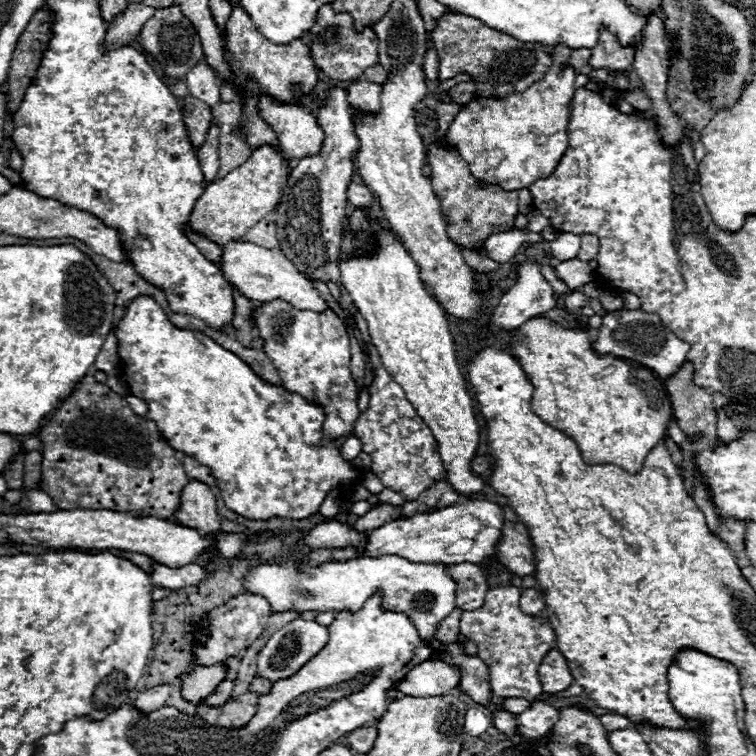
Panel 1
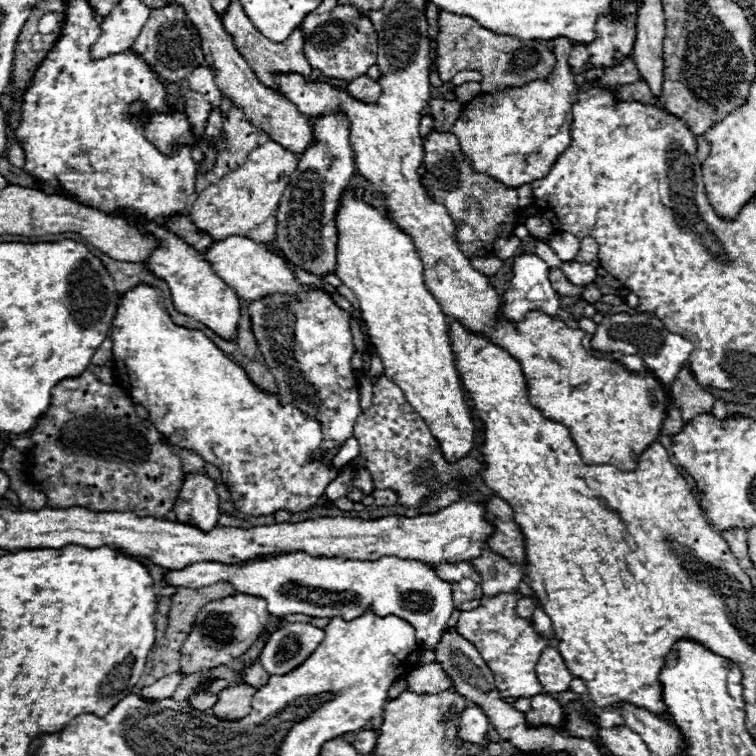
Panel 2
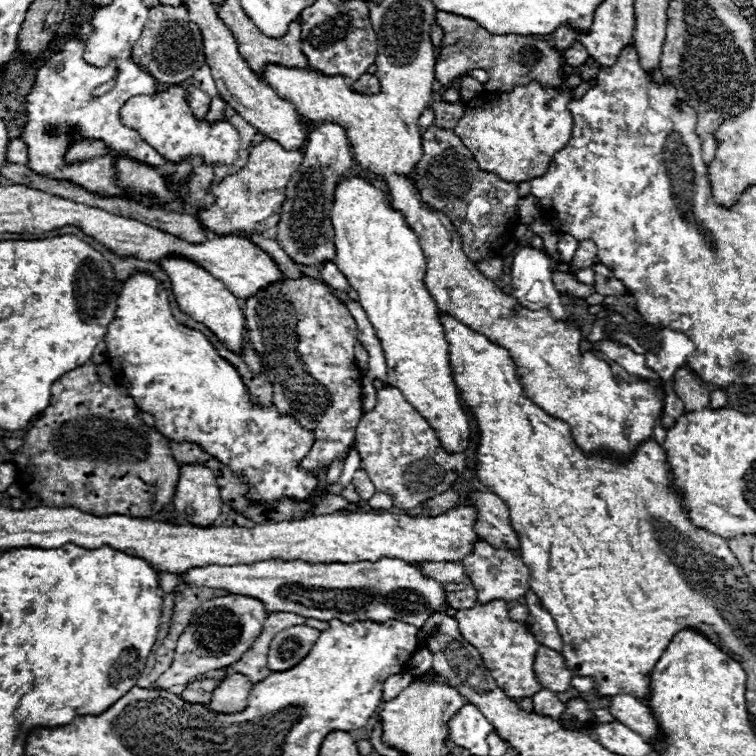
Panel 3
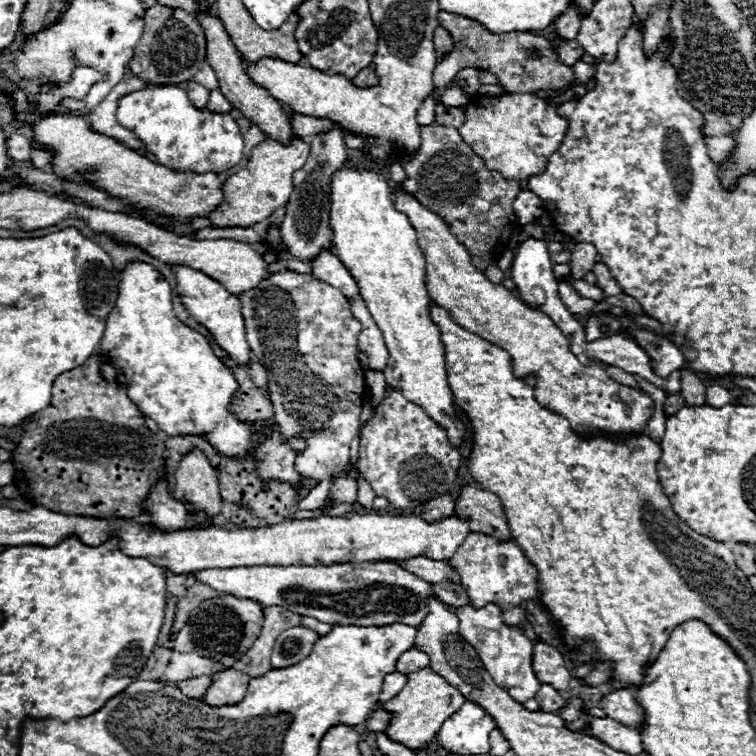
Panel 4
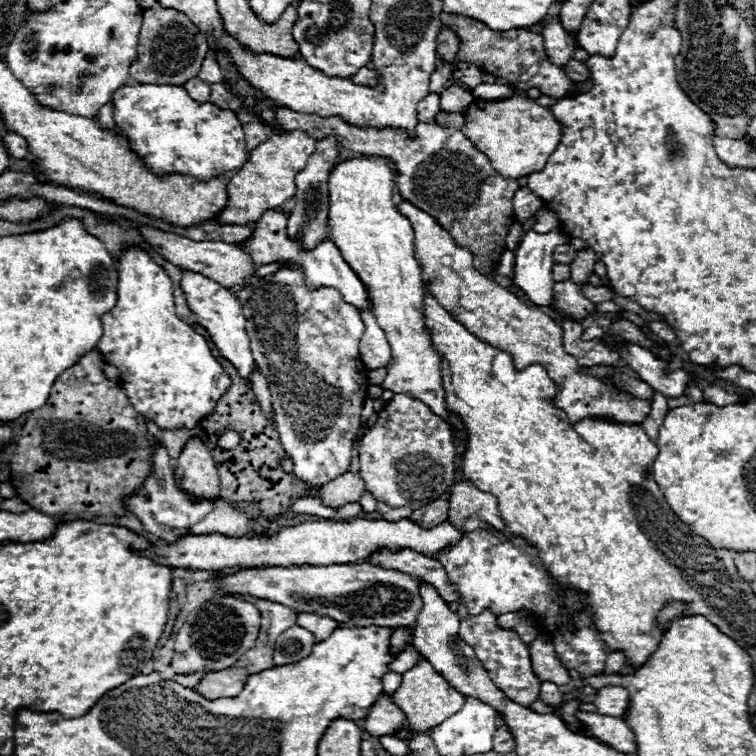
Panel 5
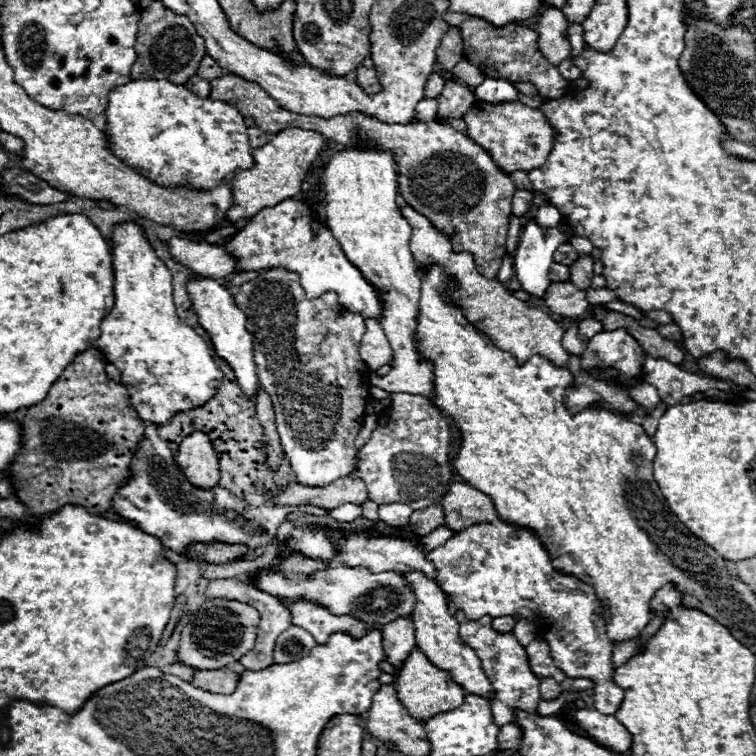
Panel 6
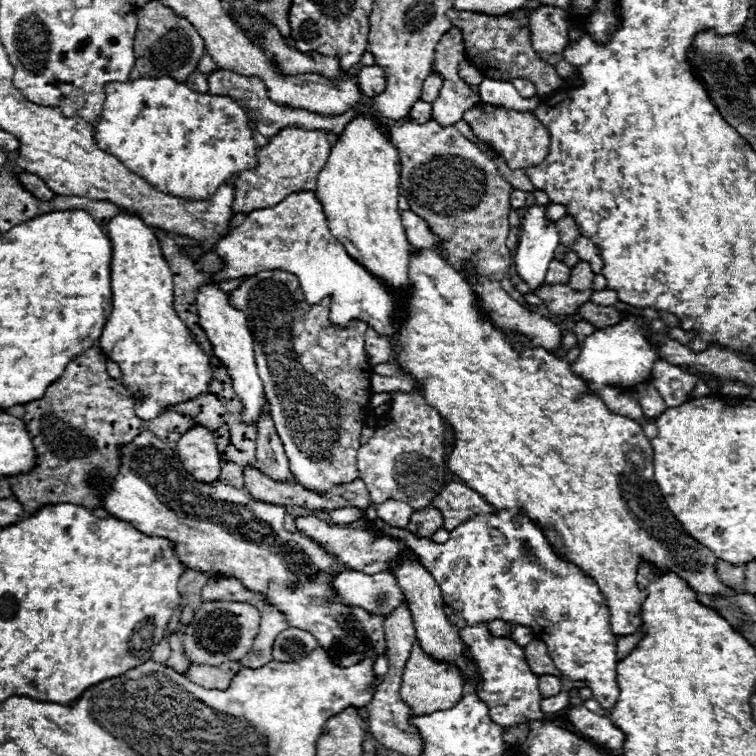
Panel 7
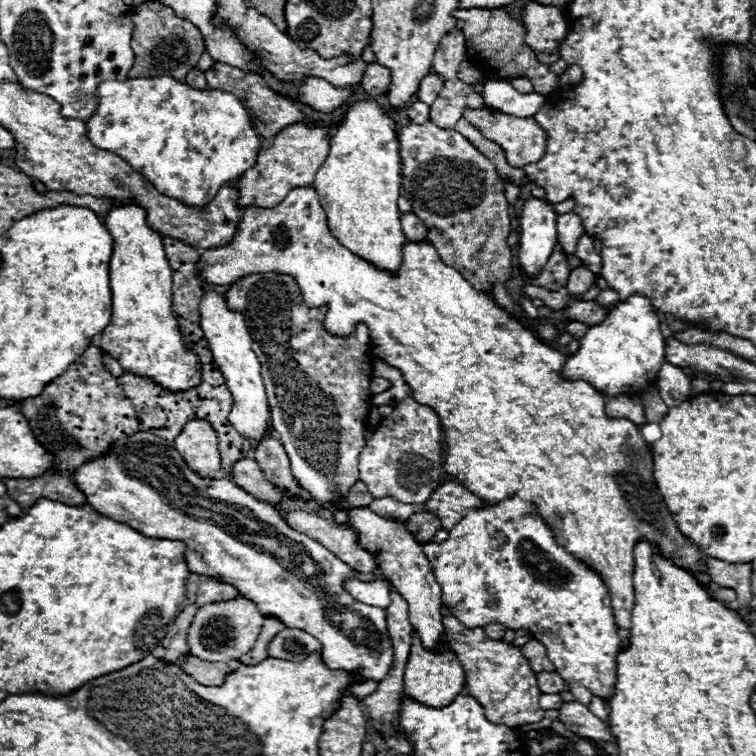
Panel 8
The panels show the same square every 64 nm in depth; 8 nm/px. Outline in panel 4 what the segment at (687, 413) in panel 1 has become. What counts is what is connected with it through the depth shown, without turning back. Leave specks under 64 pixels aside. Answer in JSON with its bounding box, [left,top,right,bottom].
[680,370,706,406]

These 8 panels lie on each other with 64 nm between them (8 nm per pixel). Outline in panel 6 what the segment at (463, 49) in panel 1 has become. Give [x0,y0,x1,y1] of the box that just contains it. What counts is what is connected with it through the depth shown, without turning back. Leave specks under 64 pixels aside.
[426,12,568,98]

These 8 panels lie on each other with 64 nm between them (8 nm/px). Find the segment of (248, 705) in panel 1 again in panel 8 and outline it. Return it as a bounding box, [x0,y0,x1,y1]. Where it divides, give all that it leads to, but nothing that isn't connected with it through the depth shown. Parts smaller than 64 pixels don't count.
[182,656,240,686]

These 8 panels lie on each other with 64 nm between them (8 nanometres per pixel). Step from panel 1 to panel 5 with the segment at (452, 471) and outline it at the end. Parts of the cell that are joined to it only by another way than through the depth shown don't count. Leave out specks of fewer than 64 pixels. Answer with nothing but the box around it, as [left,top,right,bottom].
[328,156,452,426]

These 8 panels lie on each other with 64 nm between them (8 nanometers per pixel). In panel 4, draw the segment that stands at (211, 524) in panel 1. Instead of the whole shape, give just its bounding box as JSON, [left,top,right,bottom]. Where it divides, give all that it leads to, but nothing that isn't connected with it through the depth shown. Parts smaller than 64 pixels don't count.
[172,450,222,518]

